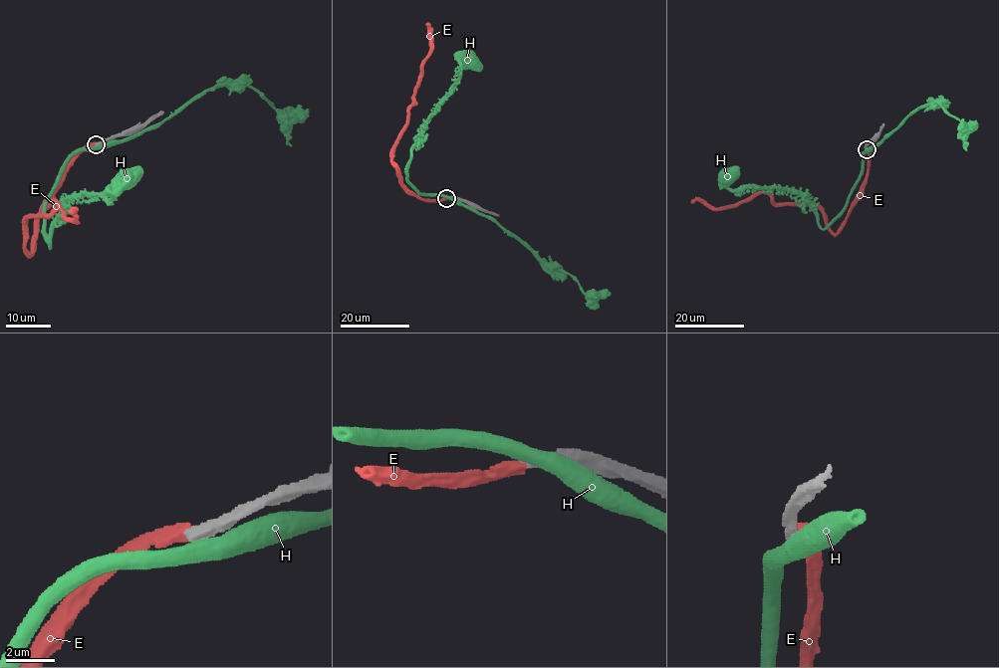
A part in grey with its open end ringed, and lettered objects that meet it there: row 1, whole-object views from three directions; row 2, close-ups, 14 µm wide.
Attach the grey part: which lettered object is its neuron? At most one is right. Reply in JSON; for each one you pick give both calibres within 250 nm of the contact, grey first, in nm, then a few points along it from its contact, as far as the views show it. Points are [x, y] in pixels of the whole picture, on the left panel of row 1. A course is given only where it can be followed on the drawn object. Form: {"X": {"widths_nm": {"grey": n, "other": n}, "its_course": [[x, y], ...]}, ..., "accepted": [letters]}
{"accepted": []}

